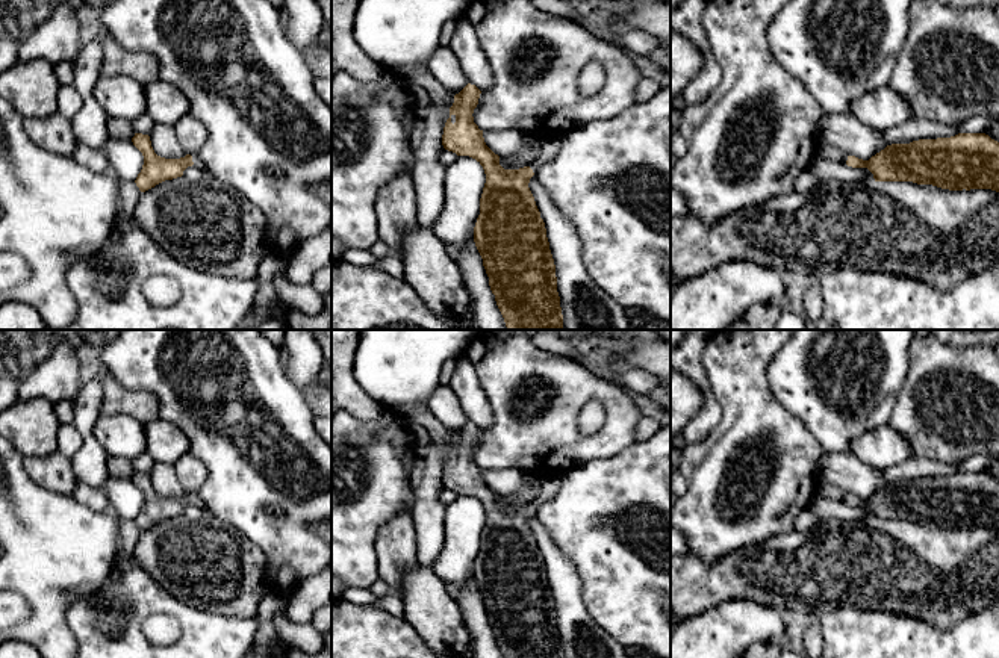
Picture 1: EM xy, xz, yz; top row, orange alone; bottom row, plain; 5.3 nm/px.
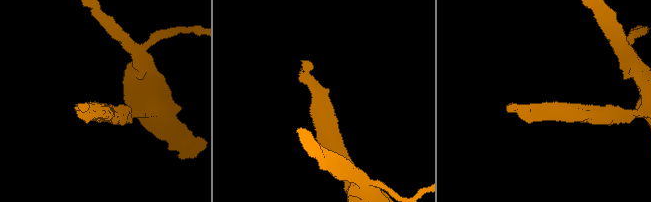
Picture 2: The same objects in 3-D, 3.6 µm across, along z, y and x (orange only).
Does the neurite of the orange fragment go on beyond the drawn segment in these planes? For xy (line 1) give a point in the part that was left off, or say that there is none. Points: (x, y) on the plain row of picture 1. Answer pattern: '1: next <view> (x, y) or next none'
1: next xy (196, 496)

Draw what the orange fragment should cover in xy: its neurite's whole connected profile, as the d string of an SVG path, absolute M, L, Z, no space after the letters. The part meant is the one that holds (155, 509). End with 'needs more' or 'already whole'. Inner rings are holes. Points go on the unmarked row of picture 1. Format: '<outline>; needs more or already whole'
M135 472L132 481L144 495L142 508L135 519L141 531L151 528L165 519L182 516L183 510L192 504L198 505L204 516L210 514L198 493L186 493L180 498L160 496L154 492L150 475L142 472Z; needs more

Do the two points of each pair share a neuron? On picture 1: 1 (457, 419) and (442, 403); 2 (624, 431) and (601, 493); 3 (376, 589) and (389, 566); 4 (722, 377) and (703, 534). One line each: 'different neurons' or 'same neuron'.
1: same neuron
2: different neurons
3: different neurons
4: same neuron

